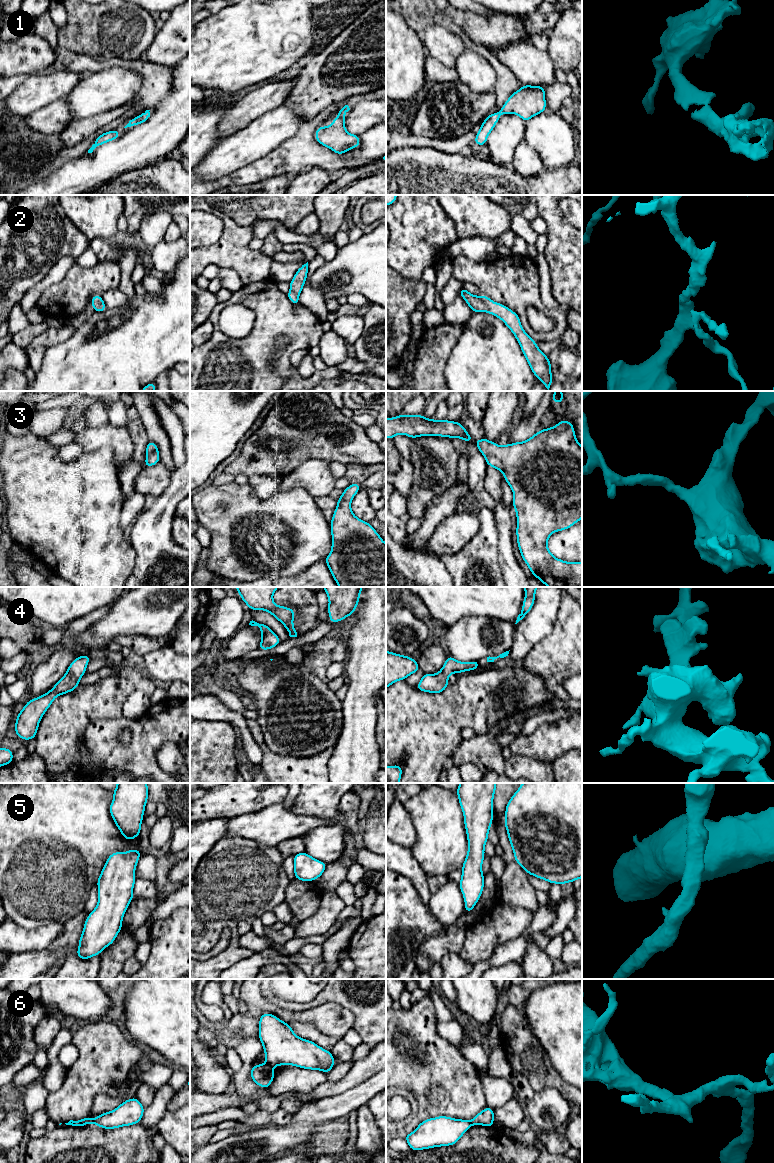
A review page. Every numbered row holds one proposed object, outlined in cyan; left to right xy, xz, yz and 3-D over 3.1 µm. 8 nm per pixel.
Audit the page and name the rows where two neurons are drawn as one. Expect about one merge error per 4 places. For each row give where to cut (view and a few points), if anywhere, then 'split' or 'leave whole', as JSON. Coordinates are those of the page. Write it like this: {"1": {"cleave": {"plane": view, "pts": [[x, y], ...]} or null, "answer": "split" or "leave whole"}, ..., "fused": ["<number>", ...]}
{"1": {"cleave": null, "answer": "leave whole"}, "2": {"cleave": null, "answer": "leave whole"}, "3": {"cleave": null, "answer": "leave whole"}, "4": {"cleave": null, "answer": "leave whole"}, "5": {"cleave": null, "answer": "leave whole"}, "6": {"cleave": {"plane": "xz", "pts": [[265, 1063], [271, 1066]]}, "answer": "split"}, "fused": ["6"]}

